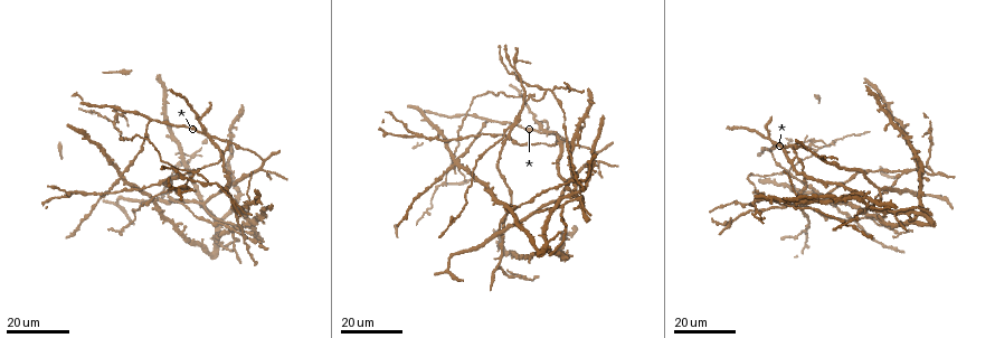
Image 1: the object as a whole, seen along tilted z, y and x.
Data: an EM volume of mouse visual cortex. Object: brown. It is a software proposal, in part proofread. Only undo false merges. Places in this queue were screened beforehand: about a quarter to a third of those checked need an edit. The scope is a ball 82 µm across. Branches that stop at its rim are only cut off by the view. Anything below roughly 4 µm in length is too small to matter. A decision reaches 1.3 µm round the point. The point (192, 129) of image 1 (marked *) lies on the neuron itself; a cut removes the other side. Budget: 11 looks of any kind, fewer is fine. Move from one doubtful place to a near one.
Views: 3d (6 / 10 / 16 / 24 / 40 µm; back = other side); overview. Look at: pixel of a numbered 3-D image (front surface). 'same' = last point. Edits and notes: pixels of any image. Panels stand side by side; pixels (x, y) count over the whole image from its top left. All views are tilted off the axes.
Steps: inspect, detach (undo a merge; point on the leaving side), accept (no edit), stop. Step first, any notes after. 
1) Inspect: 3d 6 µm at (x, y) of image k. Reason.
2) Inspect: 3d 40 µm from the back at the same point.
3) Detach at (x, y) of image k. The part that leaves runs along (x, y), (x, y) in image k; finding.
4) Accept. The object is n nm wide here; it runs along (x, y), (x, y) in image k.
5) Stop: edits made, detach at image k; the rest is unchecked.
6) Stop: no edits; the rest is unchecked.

Inspect: 3d 24 µm at (414, 135) of image 1. Three arms meet.

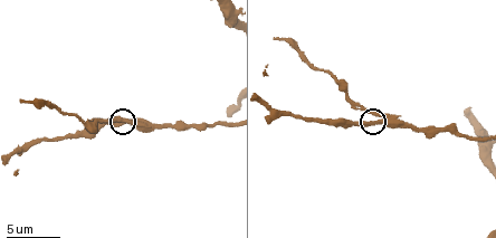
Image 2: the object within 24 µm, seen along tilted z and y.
Inspect: 3d 6 µm at (128, 124) of image 2. Zoom in.

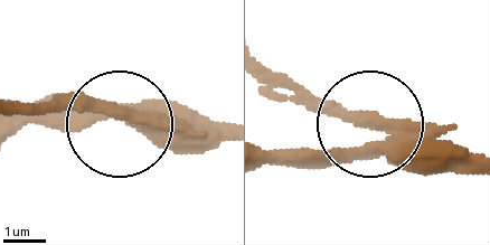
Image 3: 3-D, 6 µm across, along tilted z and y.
Inspect: 3d 6 µm from the back at (373, 128) of image 3. From behind.

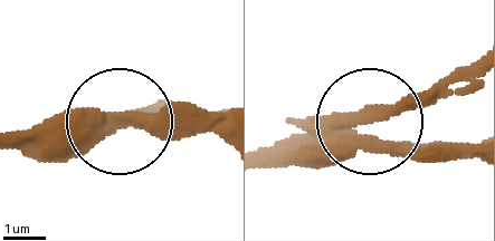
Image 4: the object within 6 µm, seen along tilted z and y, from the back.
Detach at (387, 116) of image 4. The part that leaves runs along (329, 129), (432, 100), (475, 61) in image 4; two neurons meet here.

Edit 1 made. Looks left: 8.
Inspect: overview.

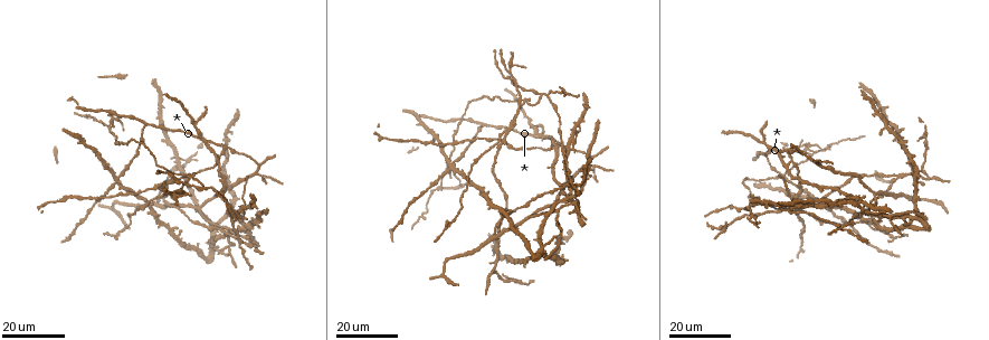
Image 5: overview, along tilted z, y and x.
Inspect: 3d 24 µm at (790, 163) of image 5.

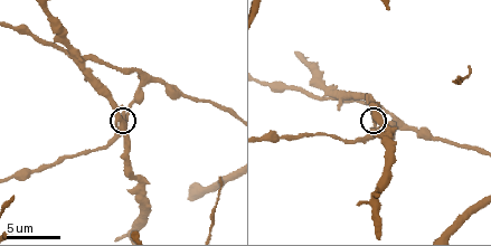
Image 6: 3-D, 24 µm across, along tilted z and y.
Inspect: 3d 6 µm at (129, 116) of image 6.

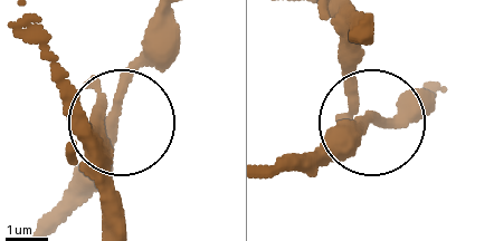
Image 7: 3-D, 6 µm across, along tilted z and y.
Accept. Continuous, no second neuron.

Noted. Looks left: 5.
Inspect: 3d 24 µm at (556, 210) of image 5.

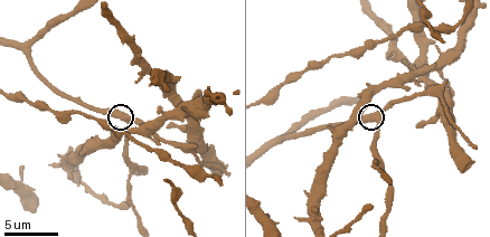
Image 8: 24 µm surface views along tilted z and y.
Inspect: 3d 6 µm at (379, 121) of image 8.

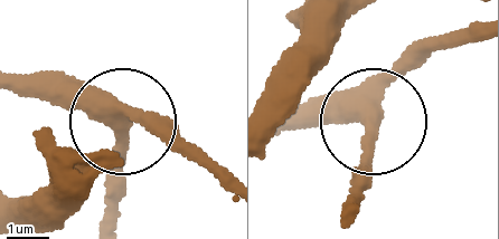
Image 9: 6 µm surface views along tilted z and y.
Accept. The object is 370 nm wide here; it runs along (18, 79), (171, 126) in image 9; one neuron here.

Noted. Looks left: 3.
Inspect: 3d 24 µm at (177, 196) of image 5.

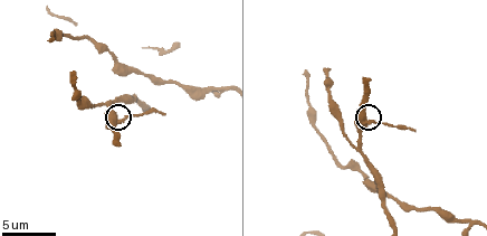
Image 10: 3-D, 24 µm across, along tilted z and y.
Inspect: 3d 10 µm at (116, 122) of image 10. Closer look.

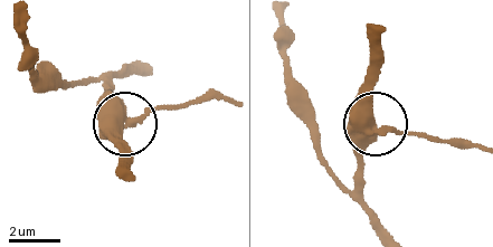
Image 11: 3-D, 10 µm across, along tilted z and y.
Accept. The side arm is 5 µm long; it runs along (384, 230), (363, 192), (368, 130), (449, 139) in image 11; one neuron here.

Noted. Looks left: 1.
Stop: edits made, detach at image 4; the rest is unchecked.

